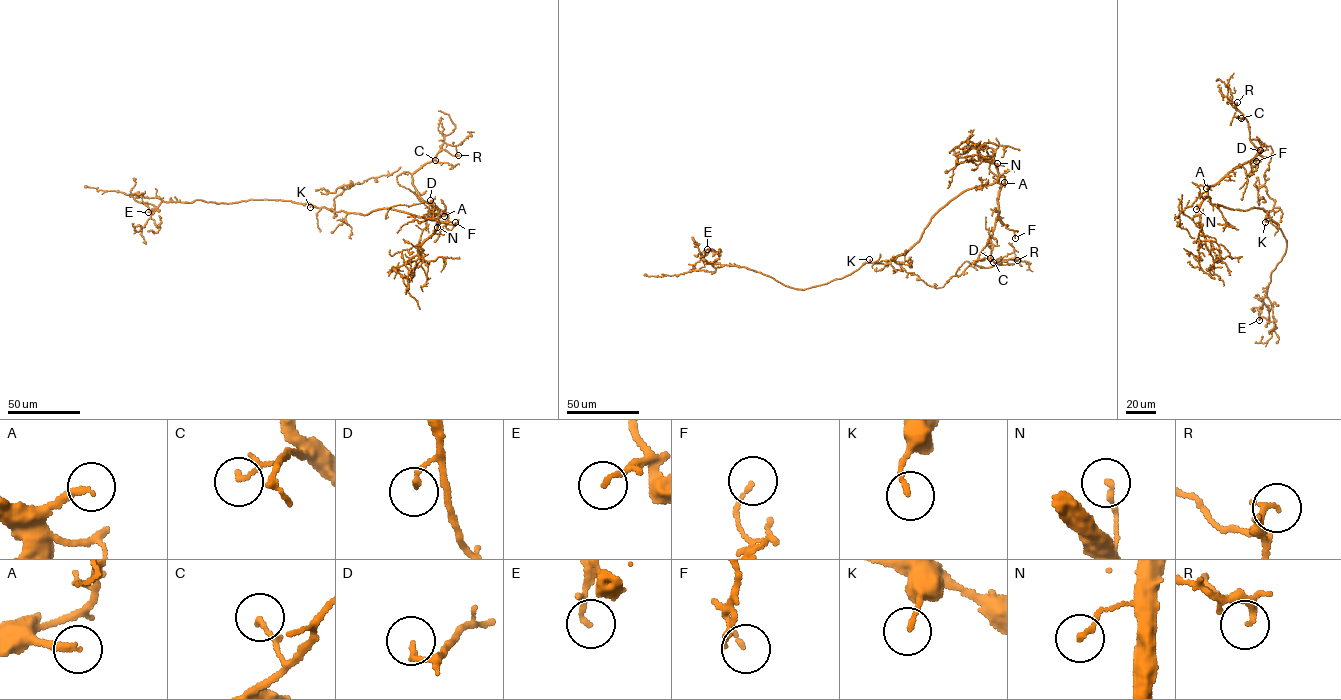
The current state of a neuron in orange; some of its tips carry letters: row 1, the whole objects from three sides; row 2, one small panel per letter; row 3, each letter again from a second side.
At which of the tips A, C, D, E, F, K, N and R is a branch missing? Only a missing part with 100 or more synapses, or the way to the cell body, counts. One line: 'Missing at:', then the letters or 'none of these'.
Missing at: A

